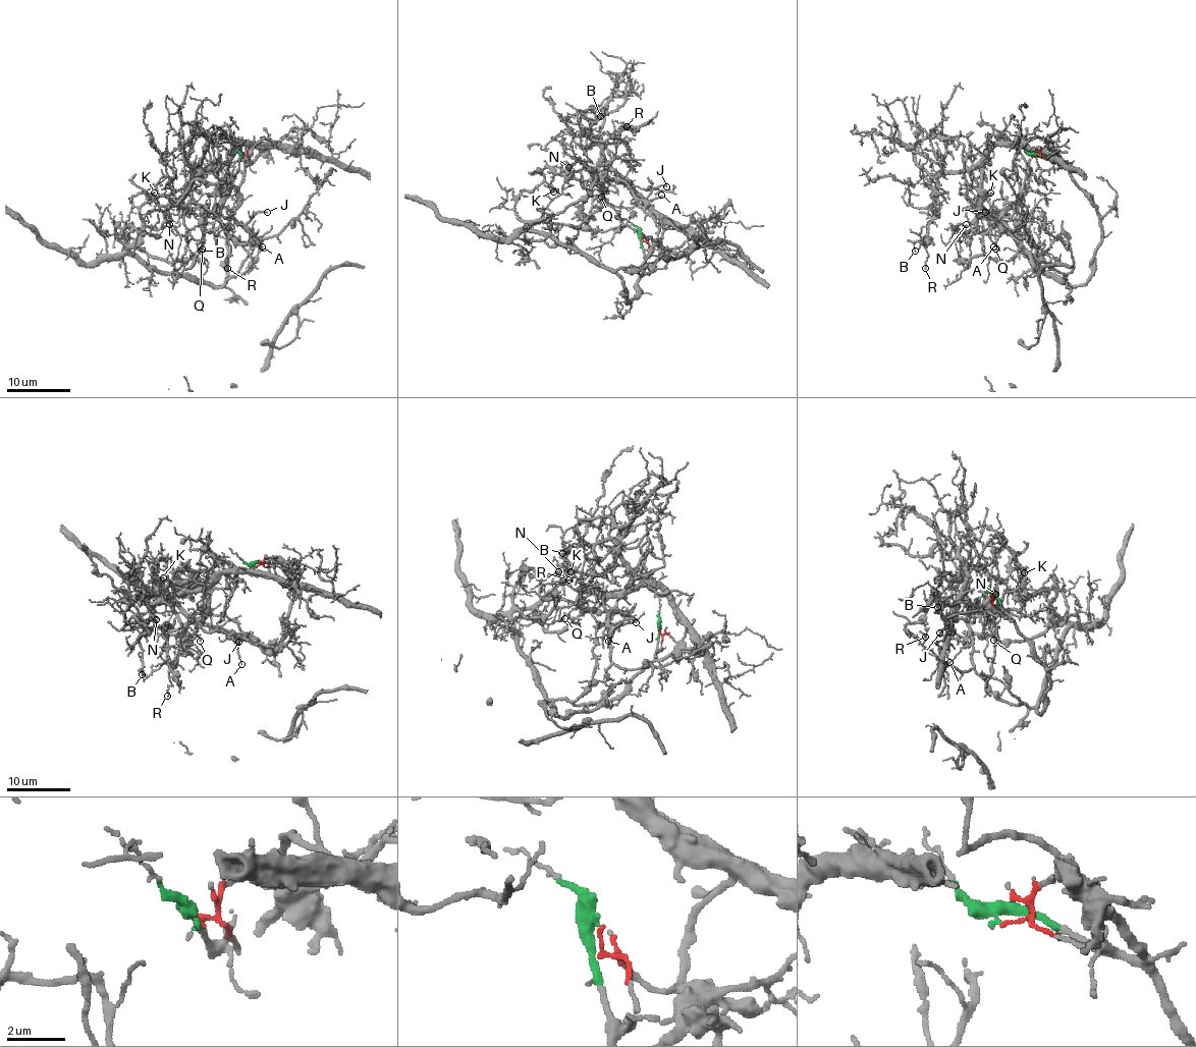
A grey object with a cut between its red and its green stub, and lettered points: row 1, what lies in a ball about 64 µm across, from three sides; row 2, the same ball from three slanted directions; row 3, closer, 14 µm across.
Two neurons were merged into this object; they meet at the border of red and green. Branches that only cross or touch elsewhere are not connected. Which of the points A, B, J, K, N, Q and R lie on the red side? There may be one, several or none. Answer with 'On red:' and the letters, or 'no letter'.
On red: A, B, J, K, N, Q, R

